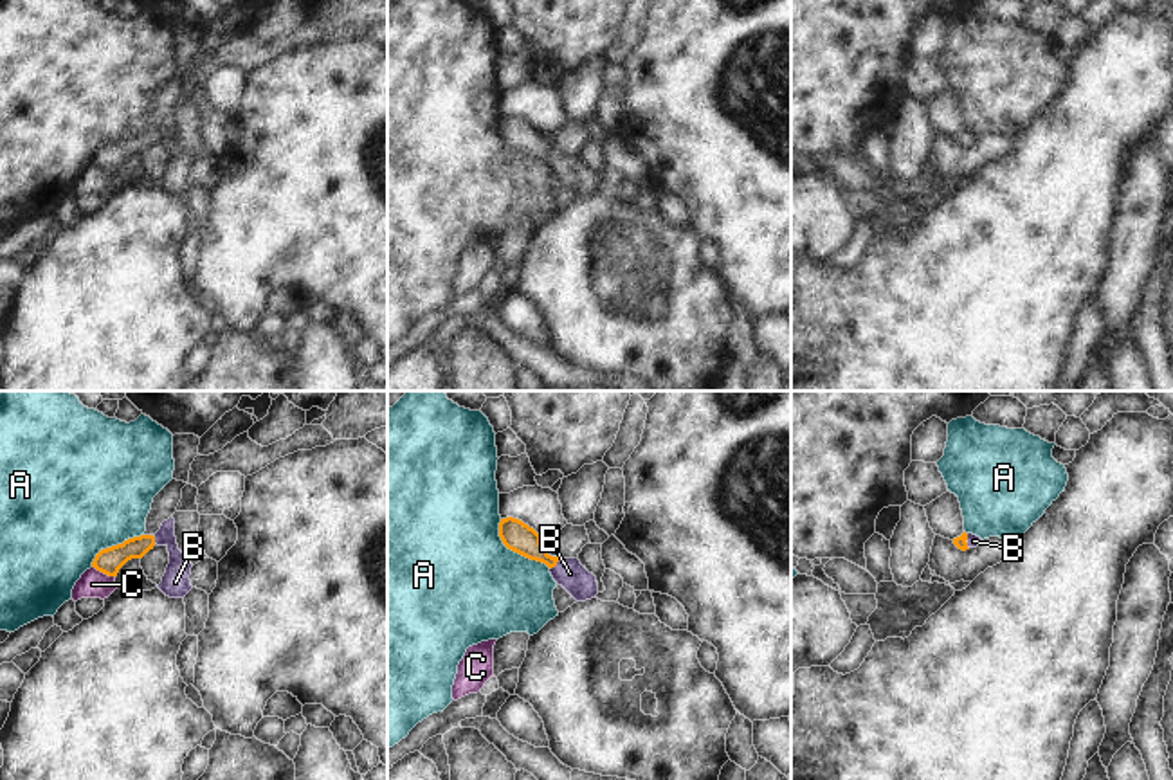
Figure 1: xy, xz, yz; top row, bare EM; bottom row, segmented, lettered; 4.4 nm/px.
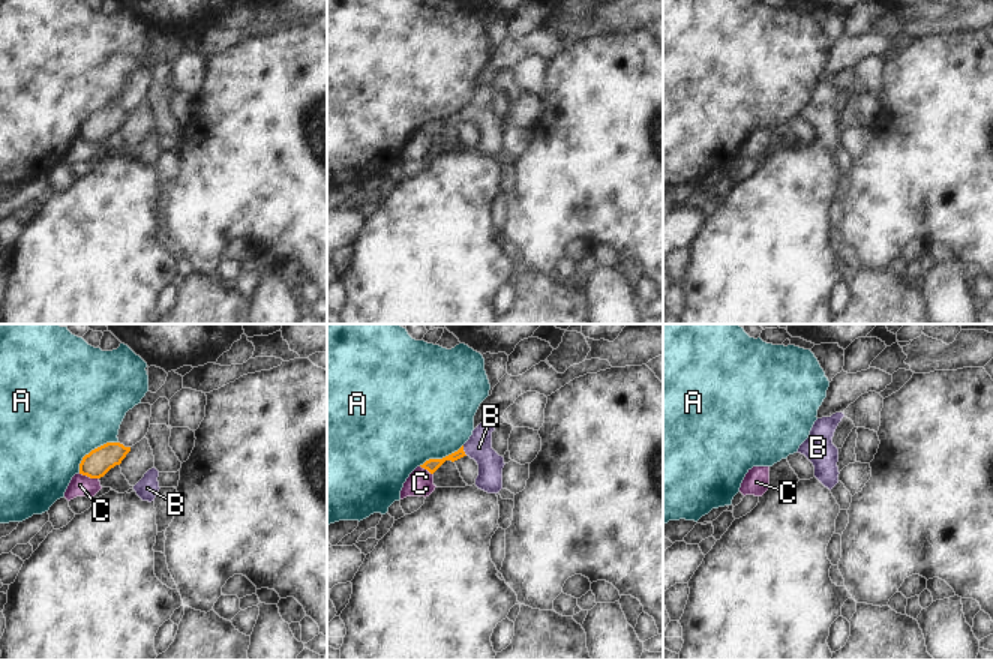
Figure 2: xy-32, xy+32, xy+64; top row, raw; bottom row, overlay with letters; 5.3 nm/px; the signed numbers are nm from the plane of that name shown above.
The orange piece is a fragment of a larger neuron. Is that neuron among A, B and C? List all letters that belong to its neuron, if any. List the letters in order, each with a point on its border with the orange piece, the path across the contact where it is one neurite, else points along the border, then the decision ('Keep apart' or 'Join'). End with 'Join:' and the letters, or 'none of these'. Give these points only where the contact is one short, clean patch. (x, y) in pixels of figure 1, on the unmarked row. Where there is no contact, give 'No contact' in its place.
A: Touches orange at xz (516, 148). Boundary: xz (500, 116), (500, 136), (509, 145), (550, 164). Keep apart
B: Touches orange at xz (555, 161). Path across: xz (516, 132), (555, 161), (570, 170). Join
C: Touches orange at xy (103, 168). Boundary: xy (92, 163), (114, 173). Keep apart
Join: B.

